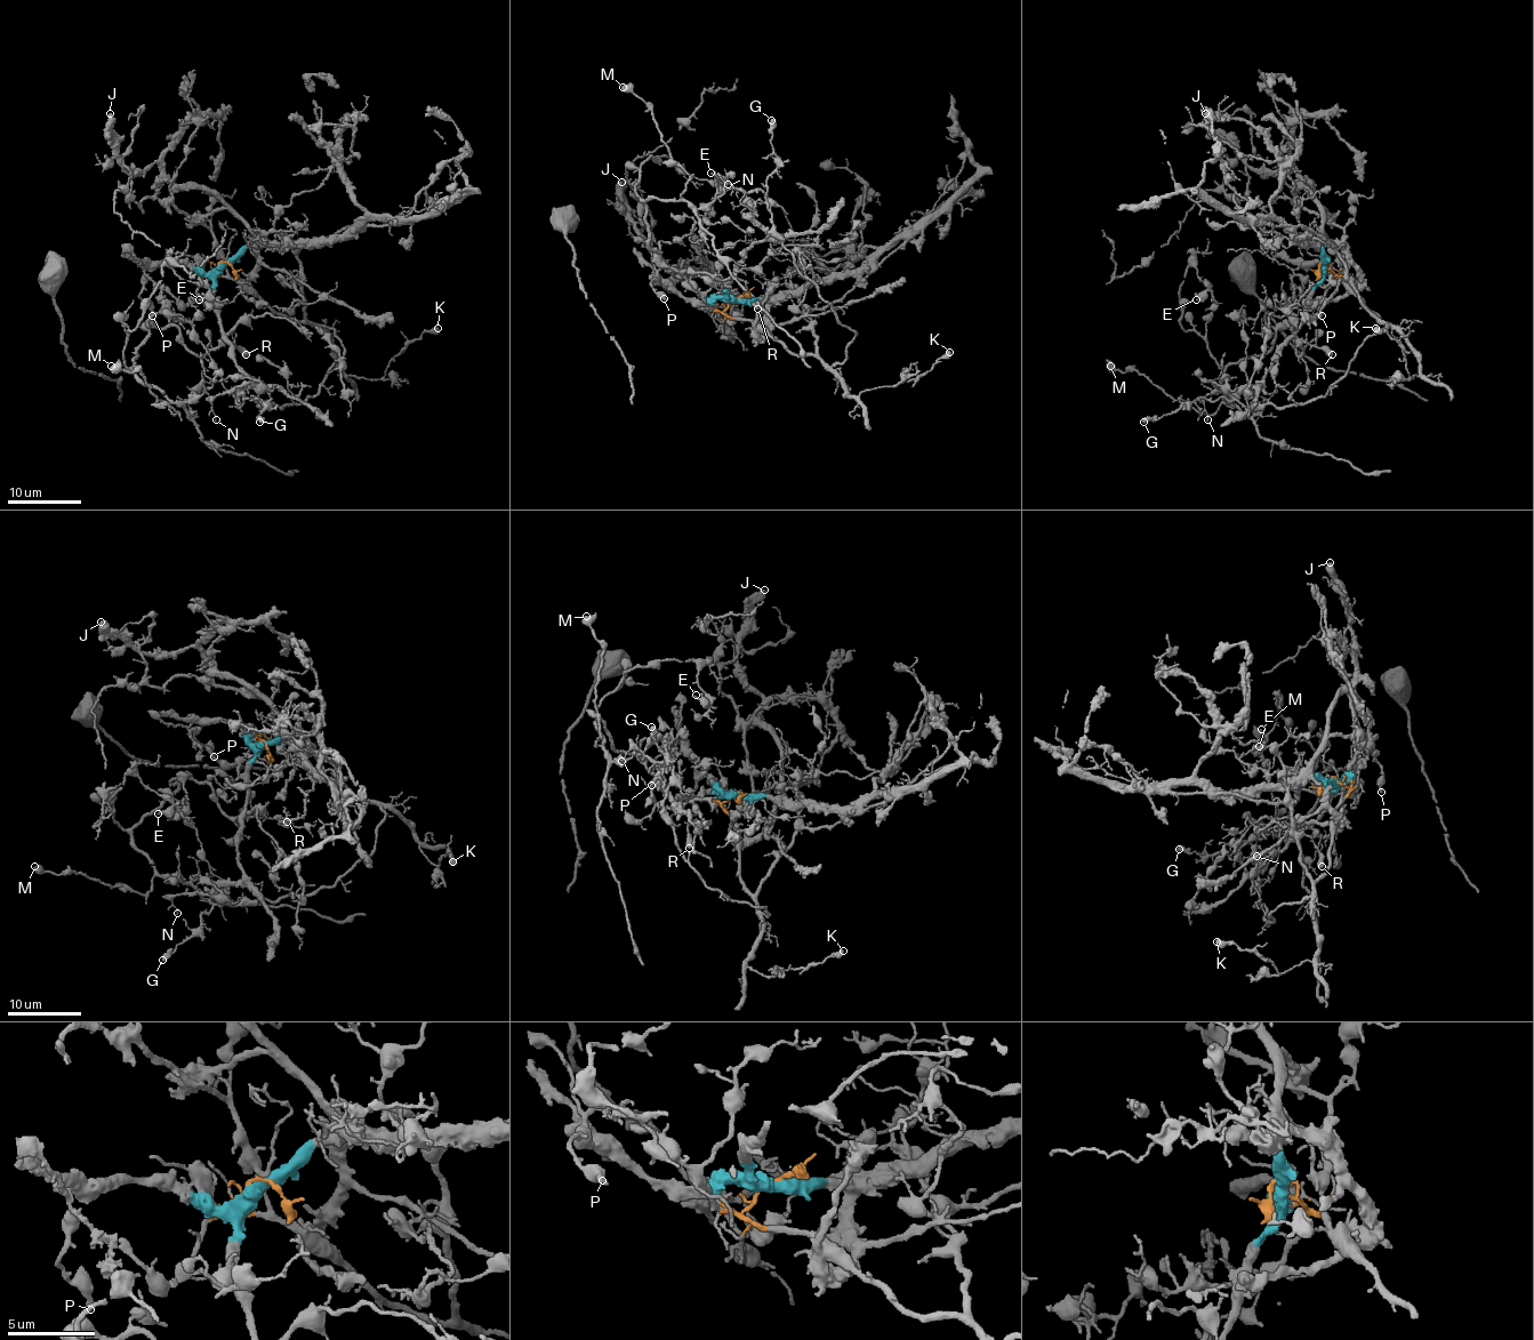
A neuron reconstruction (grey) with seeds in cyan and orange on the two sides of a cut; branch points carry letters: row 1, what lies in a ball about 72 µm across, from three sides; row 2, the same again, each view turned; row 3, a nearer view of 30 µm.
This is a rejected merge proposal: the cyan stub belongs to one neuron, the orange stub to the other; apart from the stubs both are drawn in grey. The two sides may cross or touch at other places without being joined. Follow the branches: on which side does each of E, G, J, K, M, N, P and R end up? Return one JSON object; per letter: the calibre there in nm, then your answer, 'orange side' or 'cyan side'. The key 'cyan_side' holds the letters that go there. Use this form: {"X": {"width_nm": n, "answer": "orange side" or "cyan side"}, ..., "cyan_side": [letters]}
{"E": {"width_nm": 190, "answer": "orange side"}, "G": {"width_nm": 550, "answer": "orange side"}, "J": {"width_nm": 600, "answer": "cyan side"}, "K": {"width_nm": 600, "answer": "orange side"}, "M": {"width_nm": 650, "answer": "orange side"}, "N": {"width_nm": 130, "answer": "orange side"}, "P": {"width_nm": 380, "answer": "orange side"}, "R": {"width_nm": 650, "answer": "orange side"}, "cyan_side": ["J"]}

